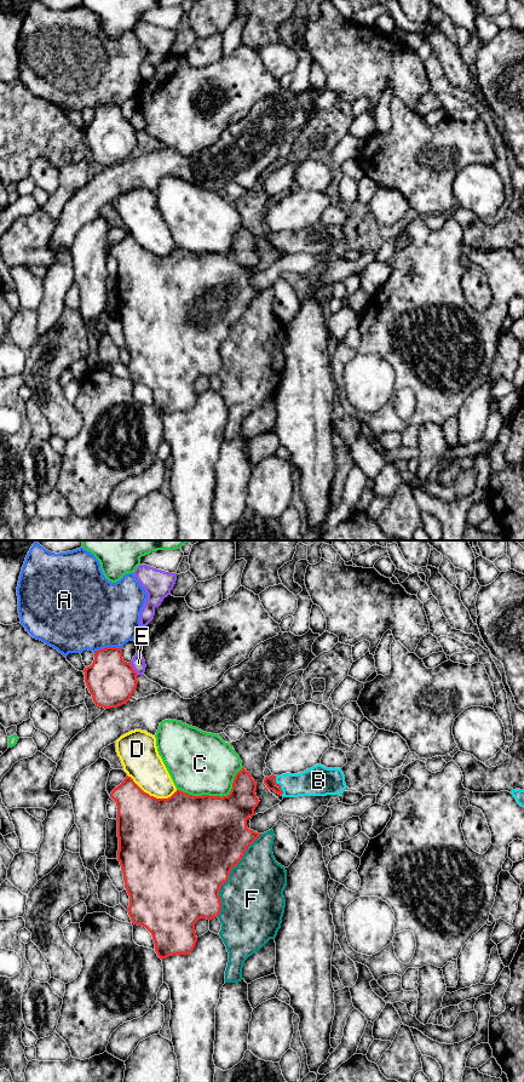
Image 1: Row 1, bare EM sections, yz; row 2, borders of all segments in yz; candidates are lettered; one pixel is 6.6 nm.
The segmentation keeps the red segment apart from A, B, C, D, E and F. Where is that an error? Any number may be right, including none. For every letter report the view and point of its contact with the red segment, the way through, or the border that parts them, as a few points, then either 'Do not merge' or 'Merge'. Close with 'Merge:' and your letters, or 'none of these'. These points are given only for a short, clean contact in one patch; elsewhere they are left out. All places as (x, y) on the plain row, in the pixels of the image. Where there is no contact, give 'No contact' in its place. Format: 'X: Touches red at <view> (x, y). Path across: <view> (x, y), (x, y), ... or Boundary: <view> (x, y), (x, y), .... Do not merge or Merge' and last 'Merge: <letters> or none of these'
A: Touches red at yz (107, 104). Do not merge
B: Touches red at yz (280, 242). Path across: yz (270, 239), (280, 242), (298, 242), (315, 239). Merge
C: Touches red at yz (216, 253). Do not merge
D: Touches red at yz (153, 253). Do not merge
E: Touches red at yz (132, 126). Do not merge
F: Touches red at yz (229, 332). Do not merge
Merge: B

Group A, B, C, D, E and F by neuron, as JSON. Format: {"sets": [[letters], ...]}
{"sets": [["A"], ["B"], ["C"], ["D"], ["E"], ["F"]]}

